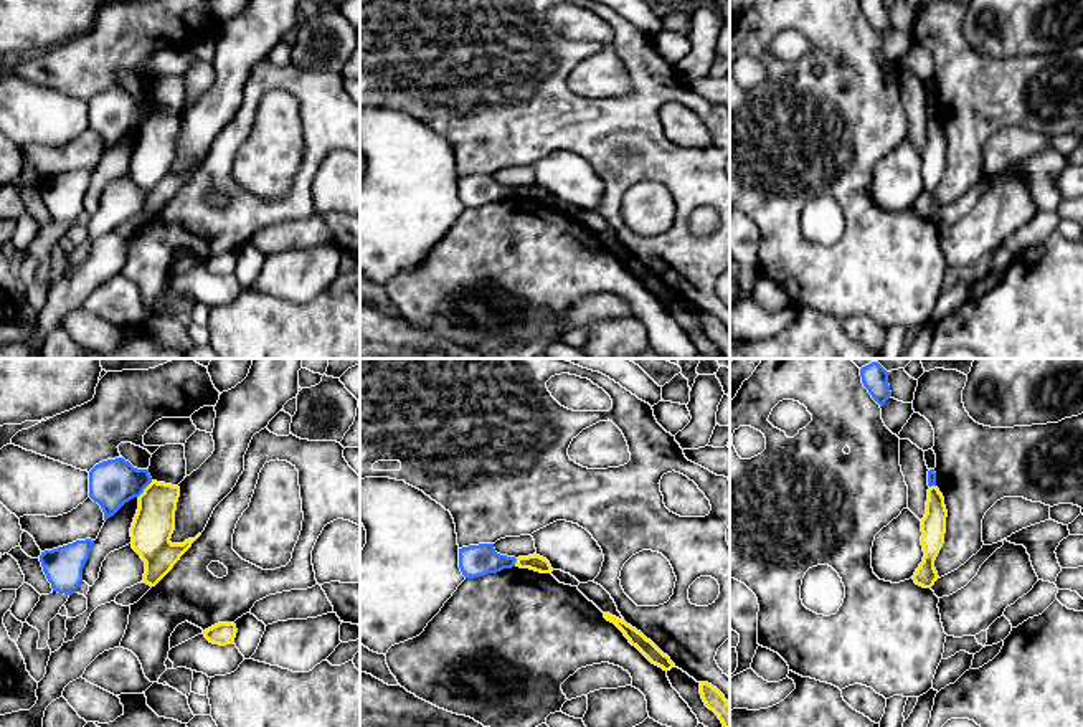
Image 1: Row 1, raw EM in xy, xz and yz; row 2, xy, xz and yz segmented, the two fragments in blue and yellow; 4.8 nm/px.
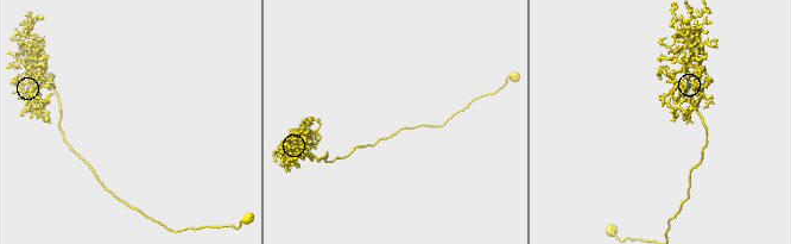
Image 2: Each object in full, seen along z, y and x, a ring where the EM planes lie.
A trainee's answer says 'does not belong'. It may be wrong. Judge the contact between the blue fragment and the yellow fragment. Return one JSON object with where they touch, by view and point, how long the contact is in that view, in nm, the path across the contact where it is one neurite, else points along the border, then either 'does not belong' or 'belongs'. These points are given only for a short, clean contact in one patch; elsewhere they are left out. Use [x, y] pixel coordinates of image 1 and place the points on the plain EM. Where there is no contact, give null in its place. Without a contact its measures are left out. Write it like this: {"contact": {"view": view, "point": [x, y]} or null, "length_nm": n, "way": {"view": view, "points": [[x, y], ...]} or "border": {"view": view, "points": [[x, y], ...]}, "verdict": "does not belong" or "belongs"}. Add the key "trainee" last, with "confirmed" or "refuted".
{"contact": {"view": "xy", "point": [144, 118]}, "length_nm": 110, "border": {"view": "xy", "points": [[152, 111], [137, 126]]}, "verdict": "does not belong", "trainee": "confirmed"}

